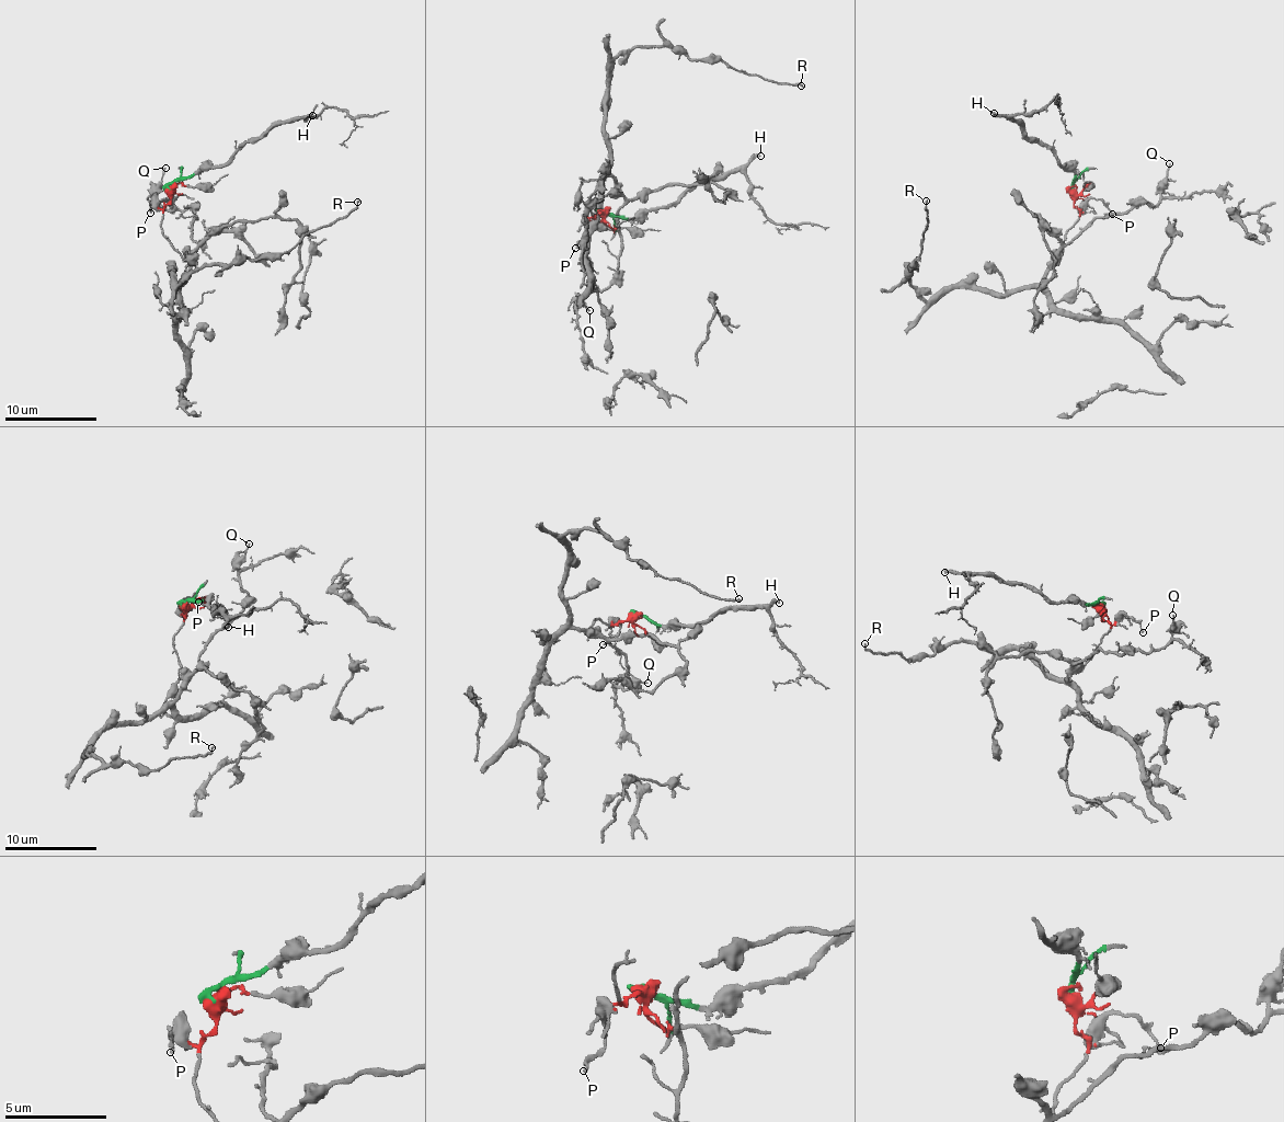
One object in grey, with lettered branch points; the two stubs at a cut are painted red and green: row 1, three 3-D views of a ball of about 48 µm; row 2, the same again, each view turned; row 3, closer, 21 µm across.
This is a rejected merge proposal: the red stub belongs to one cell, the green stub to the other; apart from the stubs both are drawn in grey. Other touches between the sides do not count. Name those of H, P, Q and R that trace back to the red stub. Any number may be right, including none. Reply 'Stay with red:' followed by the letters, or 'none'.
Stay with red: P, Q, R

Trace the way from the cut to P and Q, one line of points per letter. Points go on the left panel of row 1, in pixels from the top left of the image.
P: (169, 186), (169, 201), (163, 207), (155, 195), (150, 213)
Q: (169, 186), (163, 236), (179, 252), (193, 251), (193, 213), (159, 201), (164, 168)

